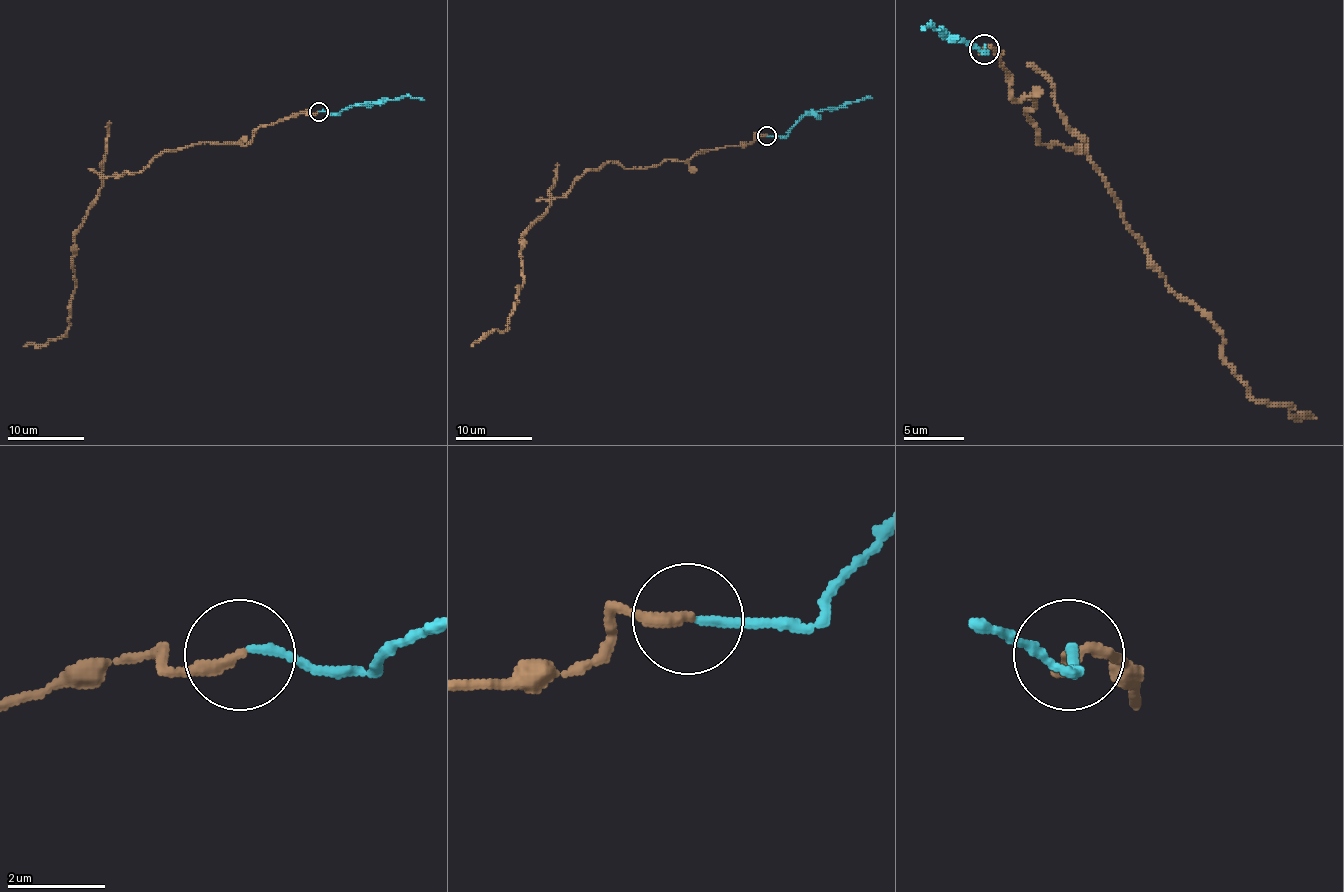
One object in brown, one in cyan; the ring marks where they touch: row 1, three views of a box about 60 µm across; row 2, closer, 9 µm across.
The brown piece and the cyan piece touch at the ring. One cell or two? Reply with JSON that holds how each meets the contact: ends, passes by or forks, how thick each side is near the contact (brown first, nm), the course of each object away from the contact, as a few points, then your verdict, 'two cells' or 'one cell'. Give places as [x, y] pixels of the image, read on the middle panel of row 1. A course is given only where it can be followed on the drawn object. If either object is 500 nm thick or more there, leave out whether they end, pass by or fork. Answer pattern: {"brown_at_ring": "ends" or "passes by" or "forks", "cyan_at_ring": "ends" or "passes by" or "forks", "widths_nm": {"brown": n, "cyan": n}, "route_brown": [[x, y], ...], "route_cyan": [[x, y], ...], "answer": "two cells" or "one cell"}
{"brown_at_ring": "ends", "cyan_at_ring": "ends", "widths_nm": {"brown": 260, "cyan": 170}, "route_brown": [[767, 136], [685, 161], [639, 169], [607, 161], [586, 172], [523, 233], [523, 281], [507, 327], [471, 346]], "route_cyan": [[767, 136], [786, 136], [805, 115], [872, 98]], "answer": "two cells"}

